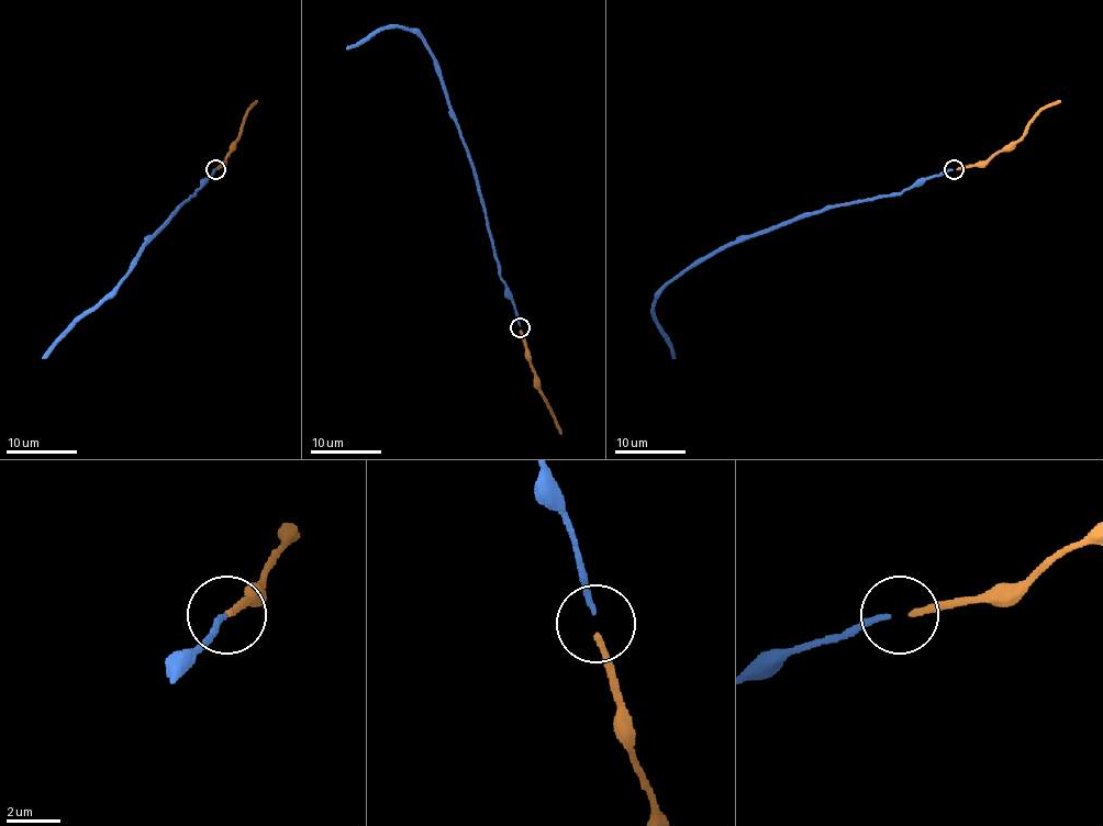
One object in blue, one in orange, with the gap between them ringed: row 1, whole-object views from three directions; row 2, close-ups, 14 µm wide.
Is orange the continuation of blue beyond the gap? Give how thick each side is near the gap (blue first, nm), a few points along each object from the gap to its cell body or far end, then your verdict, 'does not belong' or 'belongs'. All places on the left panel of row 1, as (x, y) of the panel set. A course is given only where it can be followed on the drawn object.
calibres 200 and 220 nm; course blue (214, 168), (143, 245), (132, 267), (109, 294), (42, 357); course orange (216, 168), (240, 135), (245, 114), (257, 100); belongs

